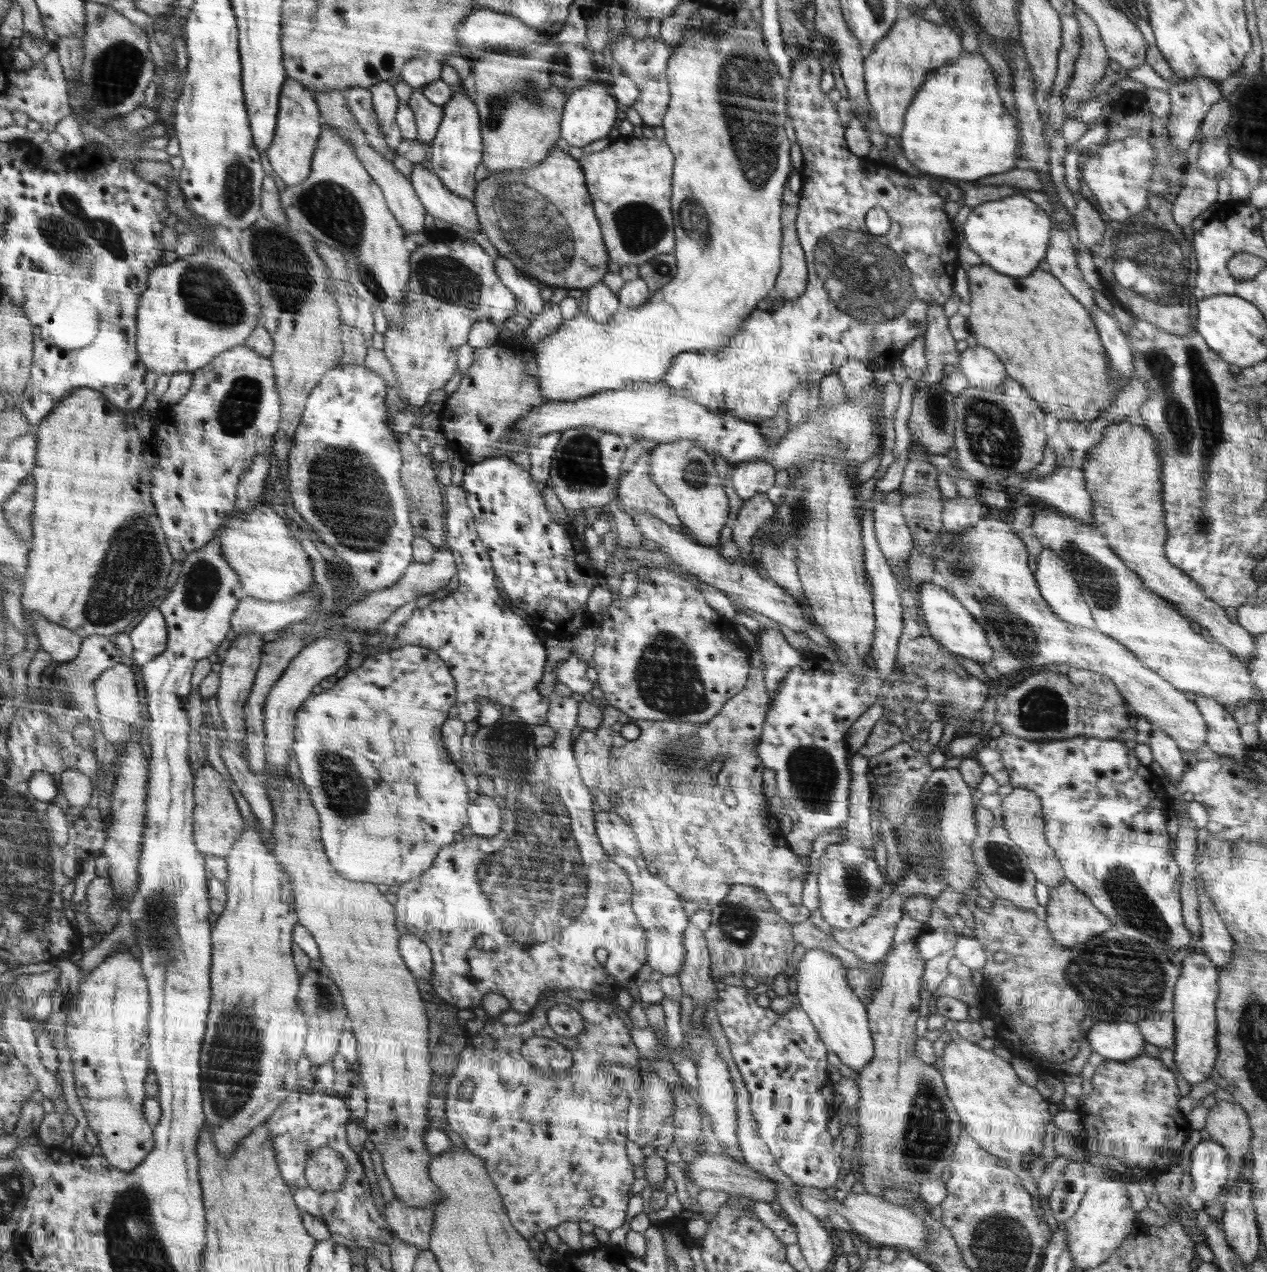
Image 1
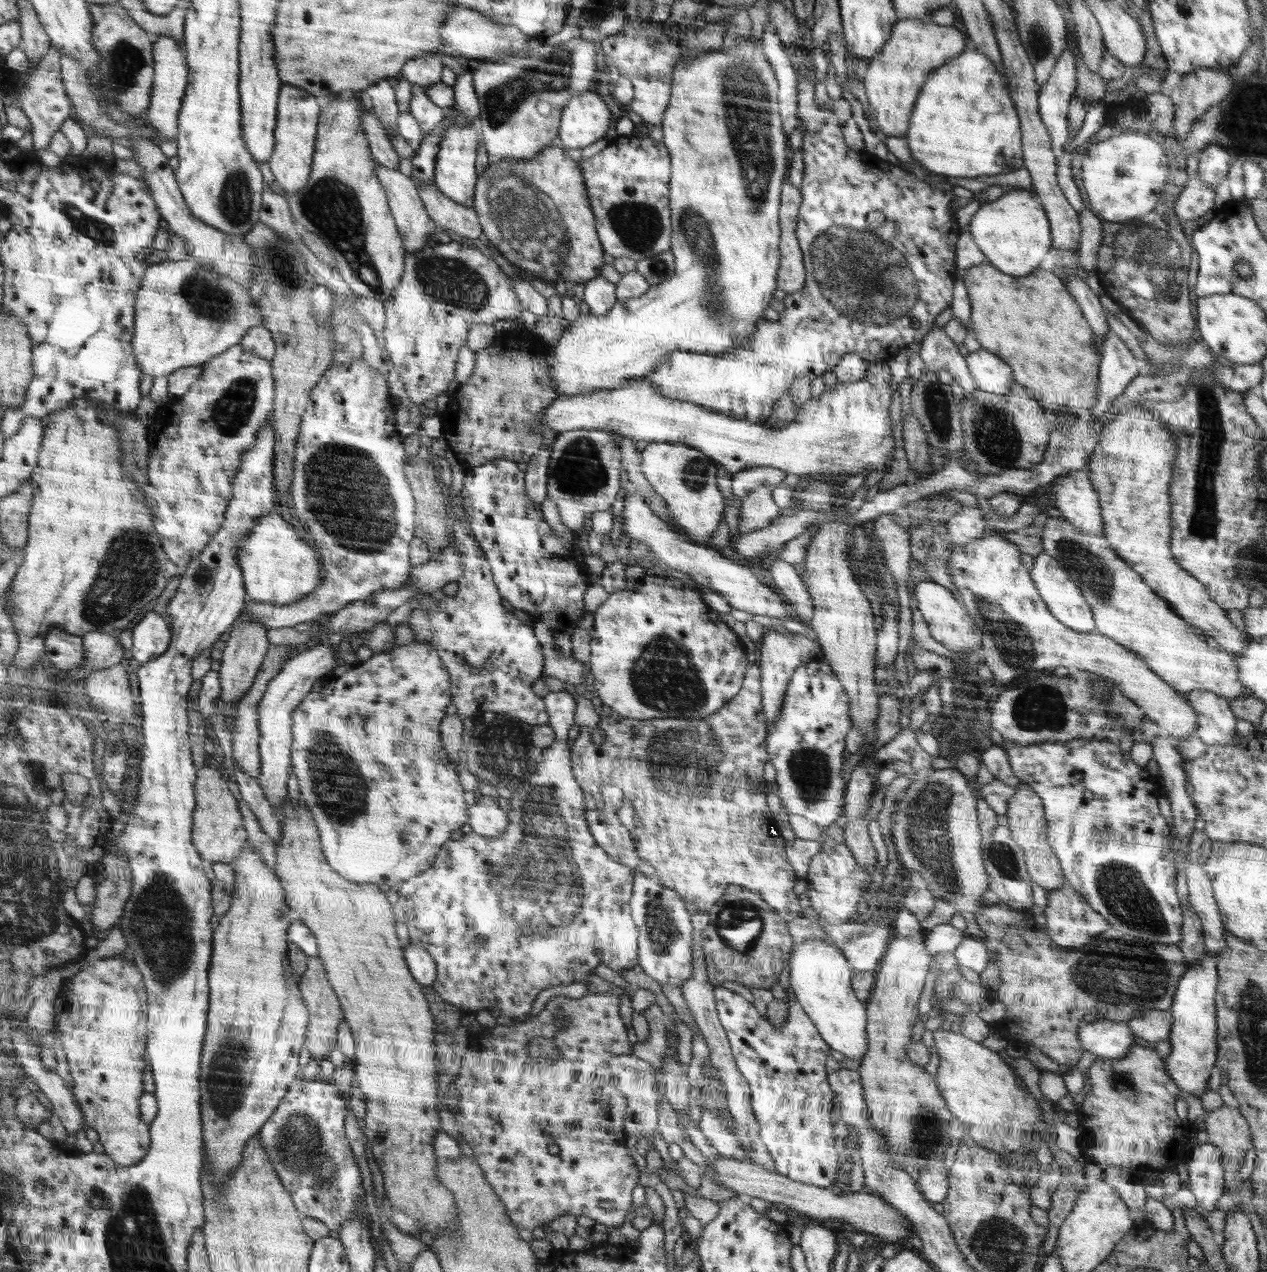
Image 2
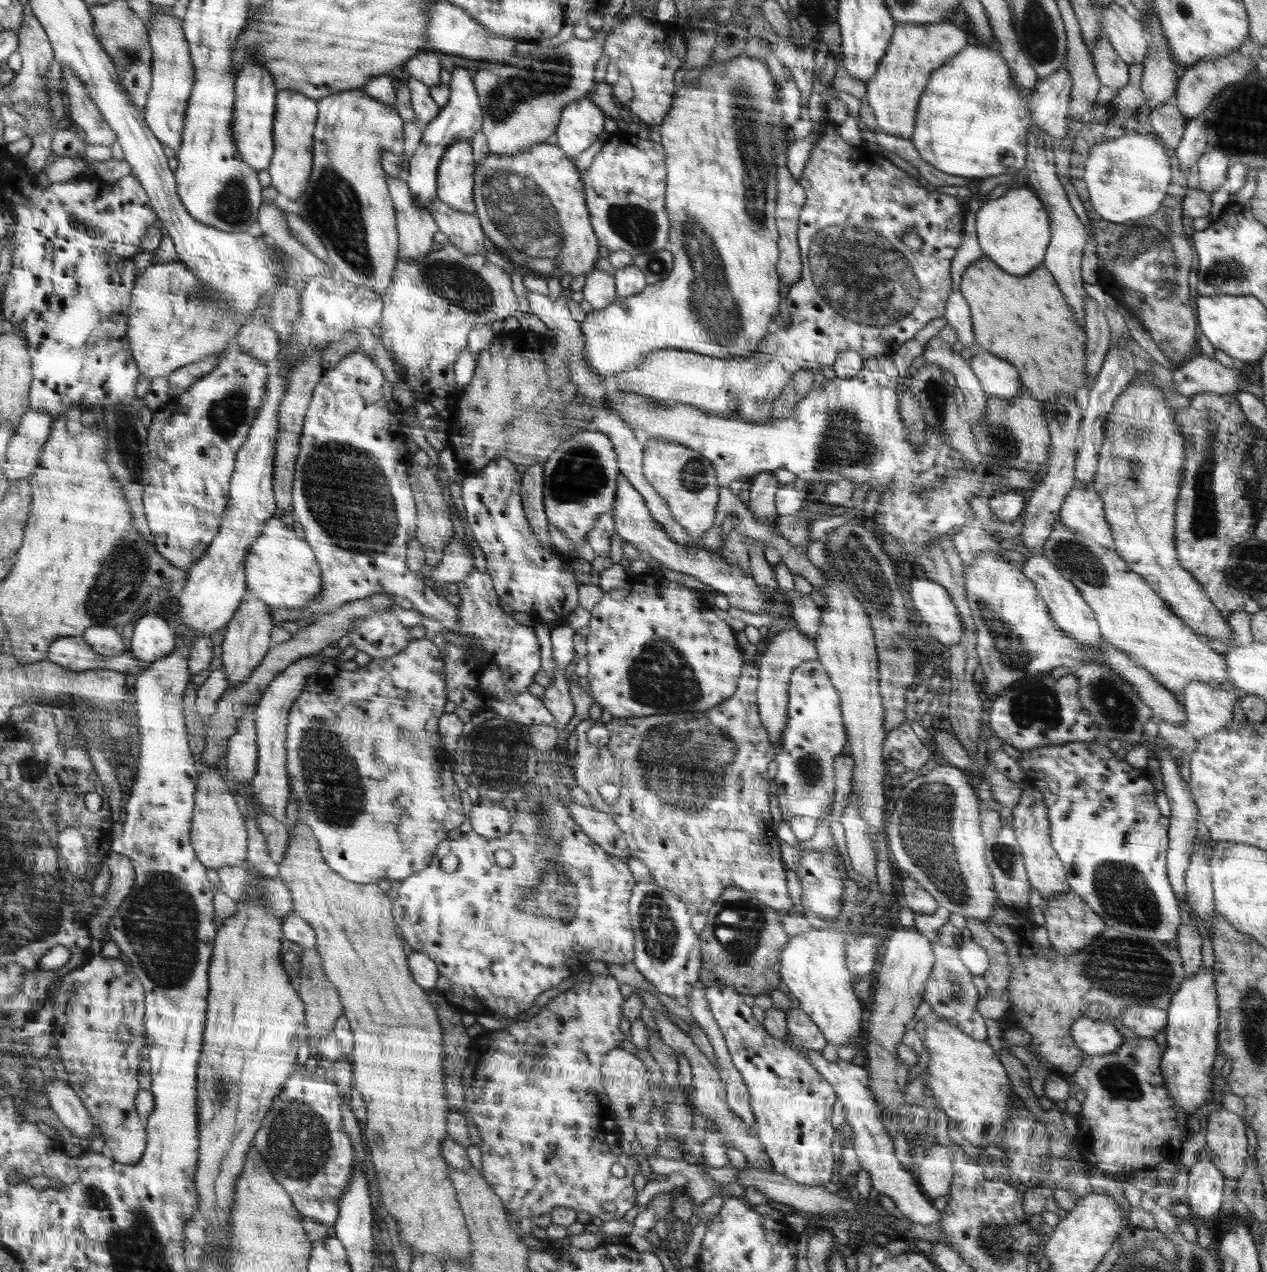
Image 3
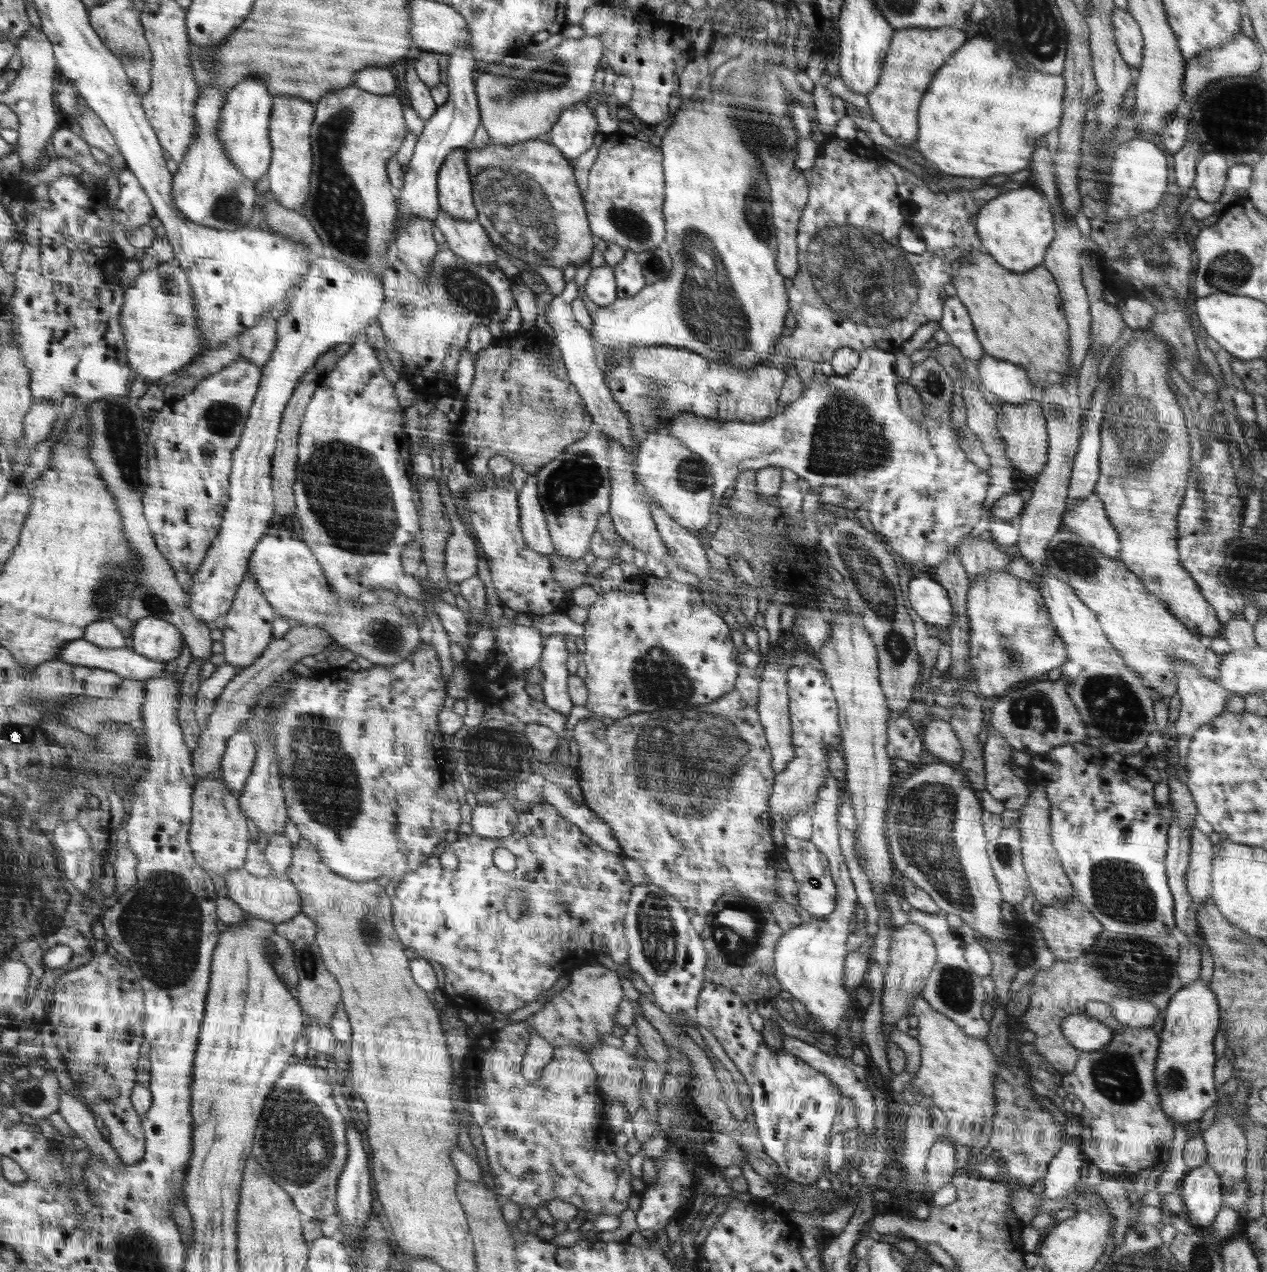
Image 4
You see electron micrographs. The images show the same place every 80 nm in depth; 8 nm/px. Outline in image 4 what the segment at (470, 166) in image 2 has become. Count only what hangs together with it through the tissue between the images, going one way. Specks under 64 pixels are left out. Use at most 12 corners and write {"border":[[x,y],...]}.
{"border":[[465,147],[440,167],[440,210],[478,219]]}

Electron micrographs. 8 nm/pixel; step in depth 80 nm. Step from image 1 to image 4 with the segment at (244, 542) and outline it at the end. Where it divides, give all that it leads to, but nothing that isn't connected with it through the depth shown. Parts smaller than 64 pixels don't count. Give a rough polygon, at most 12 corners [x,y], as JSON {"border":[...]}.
{"border":[[264,535],[247,570],[282,617],[381,665],[422,644],[399,601],[331,591],[310,546]]}

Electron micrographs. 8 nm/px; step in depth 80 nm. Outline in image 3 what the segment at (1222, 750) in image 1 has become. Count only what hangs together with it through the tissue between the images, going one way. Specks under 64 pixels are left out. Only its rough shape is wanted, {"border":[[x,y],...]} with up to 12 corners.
{"border":[[1193,680],[1180,694],[1187,719],[1196,739],[1233,721],[1240,697]]}

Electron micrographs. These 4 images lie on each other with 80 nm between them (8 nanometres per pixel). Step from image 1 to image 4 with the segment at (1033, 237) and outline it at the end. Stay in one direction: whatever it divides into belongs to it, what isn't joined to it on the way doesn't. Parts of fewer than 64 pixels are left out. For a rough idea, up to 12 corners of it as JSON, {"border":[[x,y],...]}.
{"border":[[1036,188],[979,210],[981,251],[1012,272],[1042,265],[1055,240],[1050,200]]}

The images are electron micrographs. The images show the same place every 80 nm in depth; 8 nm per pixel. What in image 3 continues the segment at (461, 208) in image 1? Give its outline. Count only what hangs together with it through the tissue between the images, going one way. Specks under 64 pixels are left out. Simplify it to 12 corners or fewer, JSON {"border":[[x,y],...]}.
{"border":[[438,196],[429,212],[466,254],[485,256],[479,217]]}

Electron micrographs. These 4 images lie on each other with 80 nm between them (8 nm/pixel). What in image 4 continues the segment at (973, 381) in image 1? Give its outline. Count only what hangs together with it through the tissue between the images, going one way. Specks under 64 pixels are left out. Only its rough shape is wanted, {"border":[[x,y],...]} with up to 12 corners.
{"border":[[984,355],[981,385],[1000,400],[1038,400],[1027,371]]}

